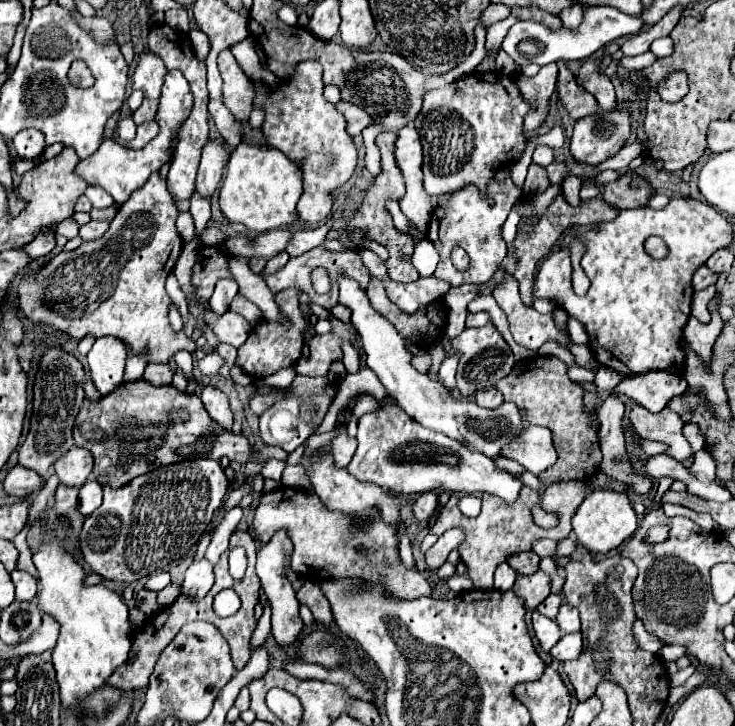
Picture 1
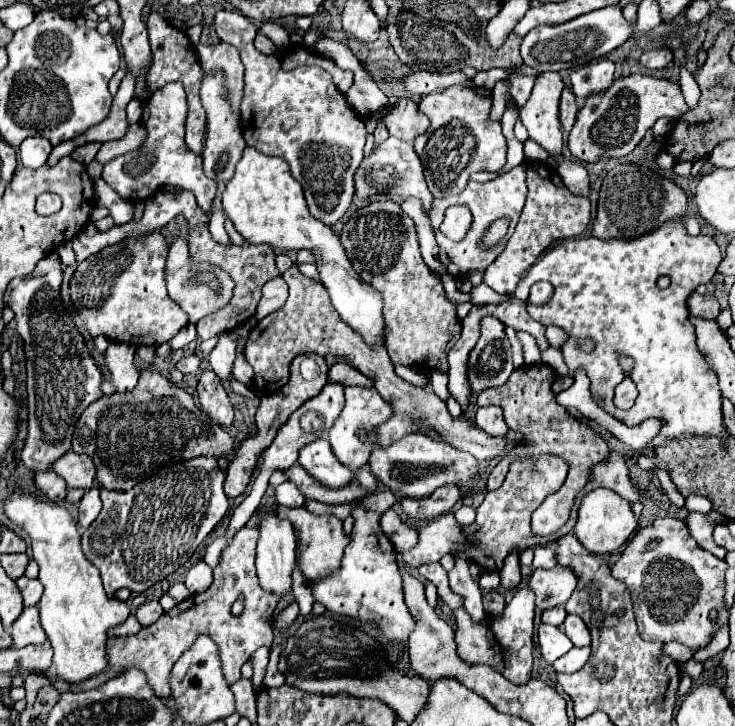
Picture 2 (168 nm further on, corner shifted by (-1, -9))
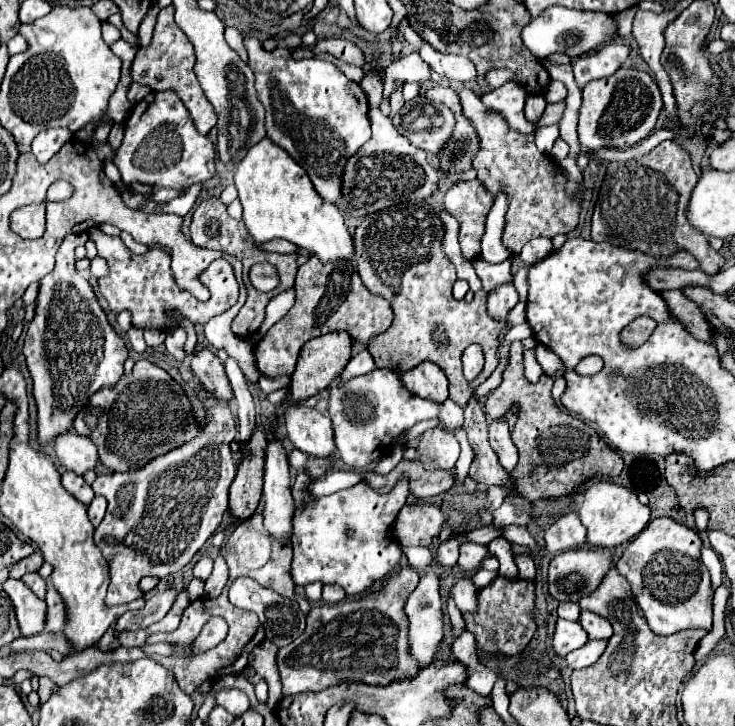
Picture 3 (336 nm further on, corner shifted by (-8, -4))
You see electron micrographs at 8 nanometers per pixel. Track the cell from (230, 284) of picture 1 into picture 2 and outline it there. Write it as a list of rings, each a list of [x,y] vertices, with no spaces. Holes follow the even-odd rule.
[[[219,334],[219,344],[217,344],[215,350],[207,356],[213,372],[225,382],[225,386],[227,386],[227,382],[233,378],[231,366],[233,366],[233,362],[235,362],[235,354],[237,354],[237,344],[235,344],[231,338],[227,338],[225,334]]]

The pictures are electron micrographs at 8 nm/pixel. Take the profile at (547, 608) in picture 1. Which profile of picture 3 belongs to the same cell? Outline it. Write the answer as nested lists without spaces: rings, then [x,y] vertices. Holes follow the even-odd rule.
[[[560,603],[558,605],[558,617],[562,619],[570,619],[570,621],[578,621],[580,617],[580,607],[576,603]]]

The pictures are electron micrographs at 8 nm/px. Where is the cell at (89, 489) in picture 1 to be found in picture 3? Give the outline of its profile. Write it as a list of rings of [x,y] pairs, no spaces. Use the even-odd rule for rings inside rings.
[[[96,495],[96,497],[92,499],[92,503],[88,505],[88,517],[90,517],[90,521],[92,521],[94,527],[102,521],[104,511],[106,511],[106,499],[104,499],[102,495]]]

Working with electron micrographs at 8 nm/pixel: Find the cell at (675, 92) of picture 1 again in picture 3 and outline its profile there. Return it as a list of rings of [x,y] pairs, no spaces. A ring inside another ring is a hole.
[[[622,67],[618,73],[592,81],[582,89],[582,107],[578,113],[578,141],[590,151],[604,147],[628,149],[646,139],[662,111],[662,95],[656,81],[646,71]]]

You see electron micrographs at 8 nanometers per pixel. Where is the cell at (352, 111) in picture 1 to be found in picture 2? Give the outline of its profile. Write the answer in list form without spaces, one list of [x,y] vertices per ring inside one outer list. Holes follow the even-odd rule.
[[[401,98],[393,110],[389,110],[383,116],[385,126],[389,128],[389,134],[413,142],[419,134],[425,134],[429,130],[429,120],[425,114],[419,112],[419,106],[411,98]]]

